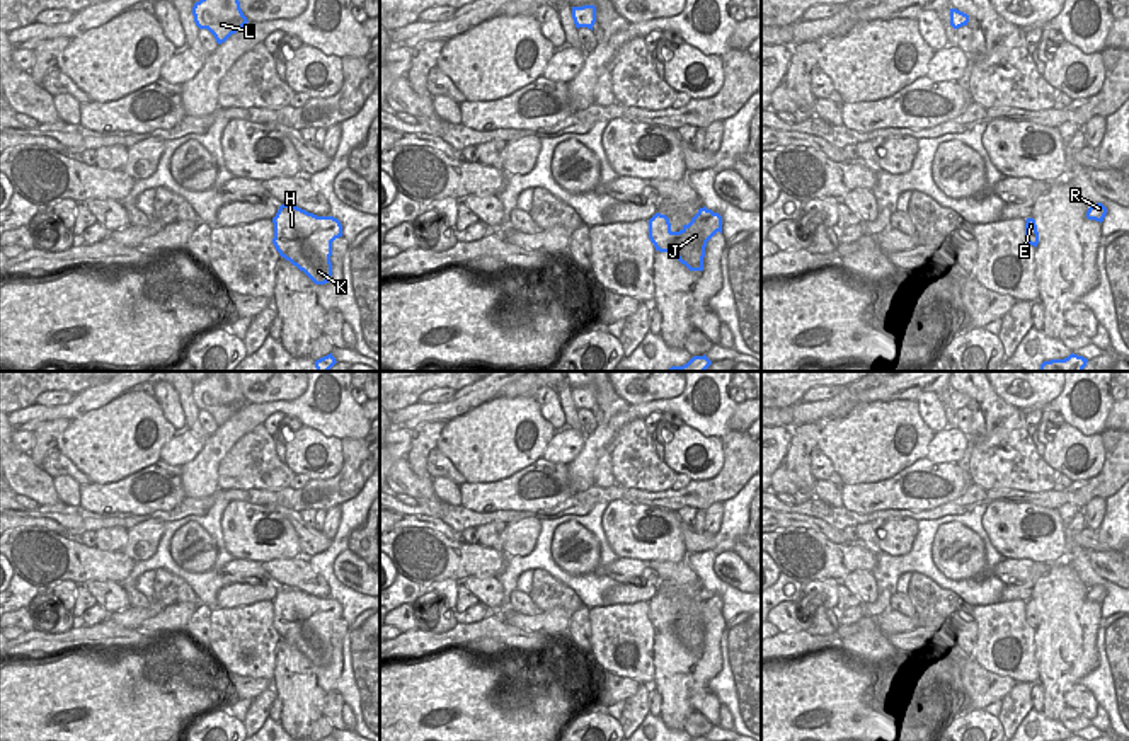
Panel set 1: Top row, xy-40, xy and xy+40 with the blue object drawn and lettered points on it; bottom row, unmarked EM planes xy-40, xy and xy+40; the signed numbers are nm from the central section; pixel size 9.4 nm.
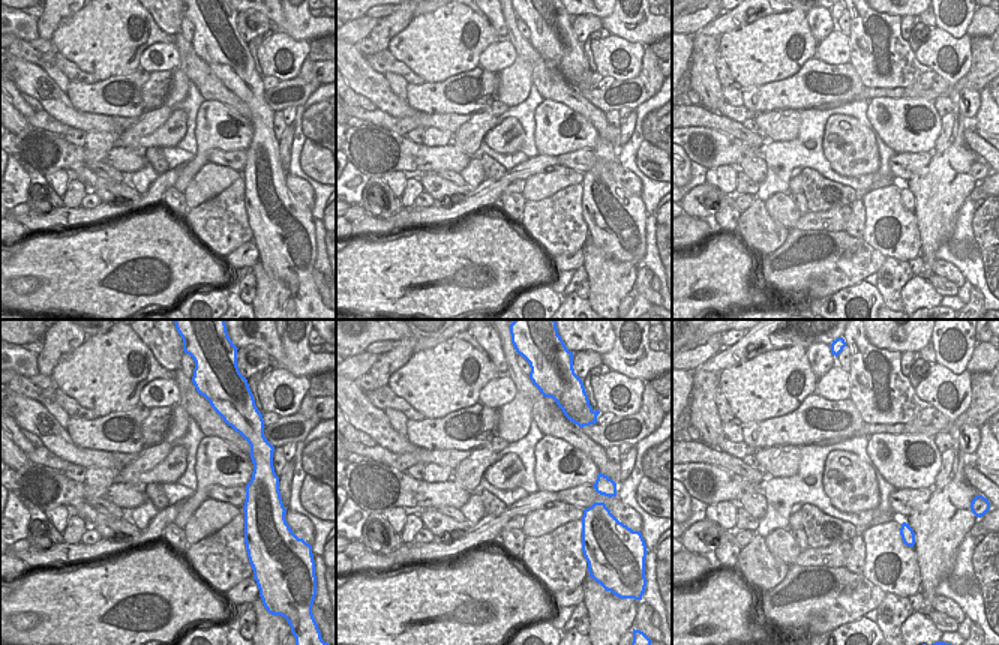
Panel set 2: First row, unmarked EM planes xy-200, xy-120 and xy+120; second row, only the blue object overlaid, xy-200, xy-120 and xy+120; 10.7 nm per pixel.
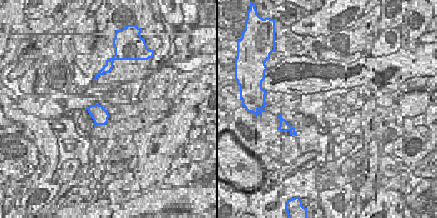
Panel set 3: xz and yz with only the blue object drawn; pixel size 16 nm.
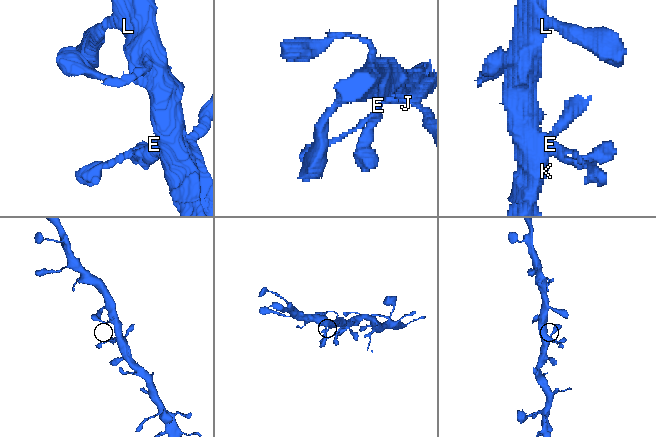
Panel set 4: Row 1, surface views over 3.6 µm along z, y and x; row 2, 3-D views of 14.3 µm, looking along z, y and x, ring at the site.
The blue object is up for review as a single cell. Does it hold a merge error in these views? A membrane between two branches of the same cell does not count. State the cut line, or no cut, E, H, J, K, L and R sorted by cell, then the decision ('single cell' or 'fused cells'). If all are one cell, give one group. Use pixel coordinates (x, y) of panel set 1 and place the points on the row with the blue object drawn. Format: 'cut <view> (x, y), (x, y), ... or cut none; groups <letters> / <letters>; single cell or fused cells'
cut none; groups E H J K L R; single cell

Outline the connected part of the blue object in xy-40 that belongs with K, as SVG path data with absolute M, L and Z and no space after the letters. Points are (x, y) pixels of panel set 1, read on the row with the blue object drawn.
M281 204L274 223L272 244L281 257L303 271L315 284L332 276L332 242L342 237L334 216L317 216L298 206Z

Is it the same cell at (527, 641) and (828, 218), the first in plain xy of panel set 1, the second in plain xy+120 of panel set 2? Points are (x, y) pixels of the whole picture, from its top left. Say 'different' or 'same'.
same

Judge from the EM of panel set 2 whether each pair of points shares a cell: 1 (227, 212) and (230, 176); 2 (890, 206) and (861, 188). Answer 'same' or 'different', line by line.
1: different
2: different

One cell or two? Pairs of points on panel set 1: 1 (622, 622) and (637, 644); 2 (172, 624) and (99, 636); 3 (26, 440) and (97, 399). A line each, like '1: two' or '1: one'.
1: one
2: two
3: two

